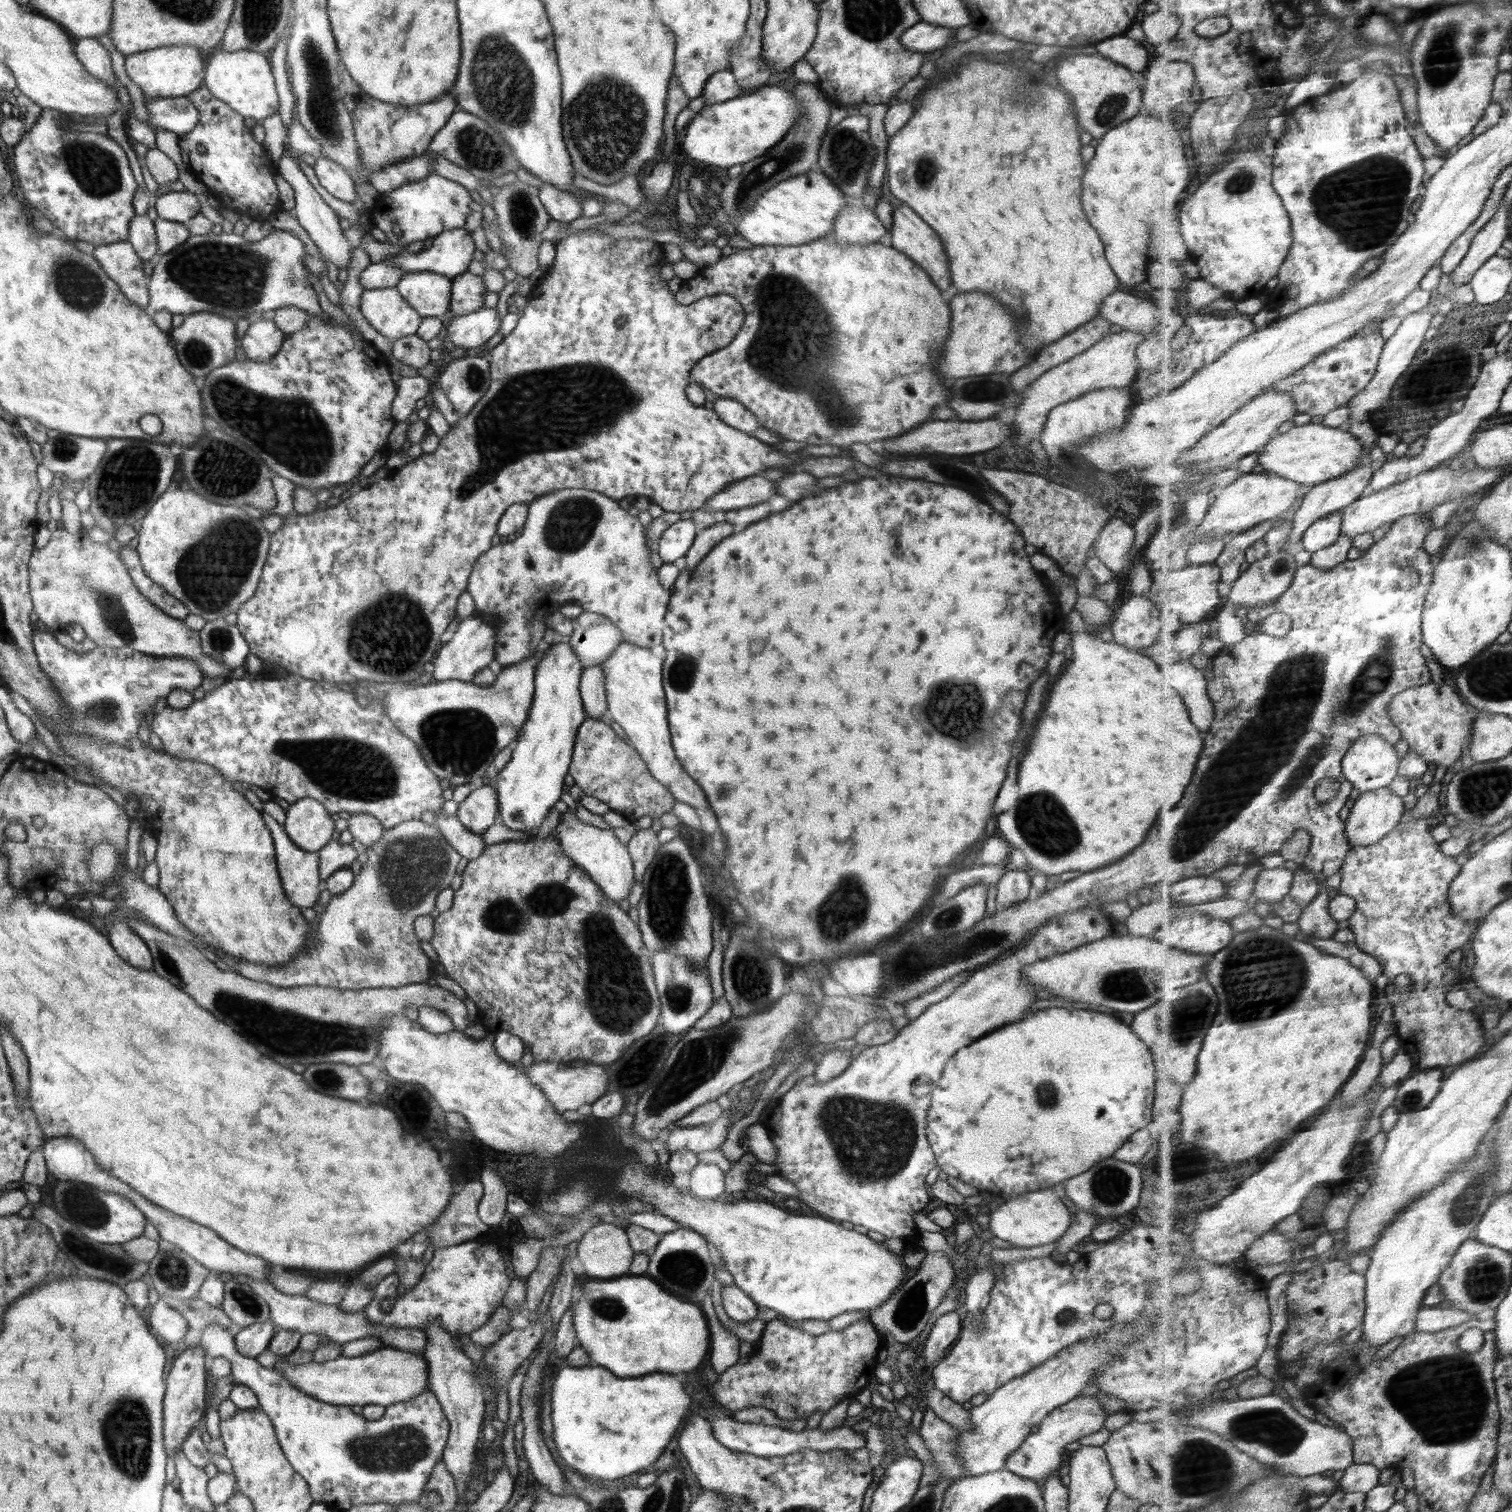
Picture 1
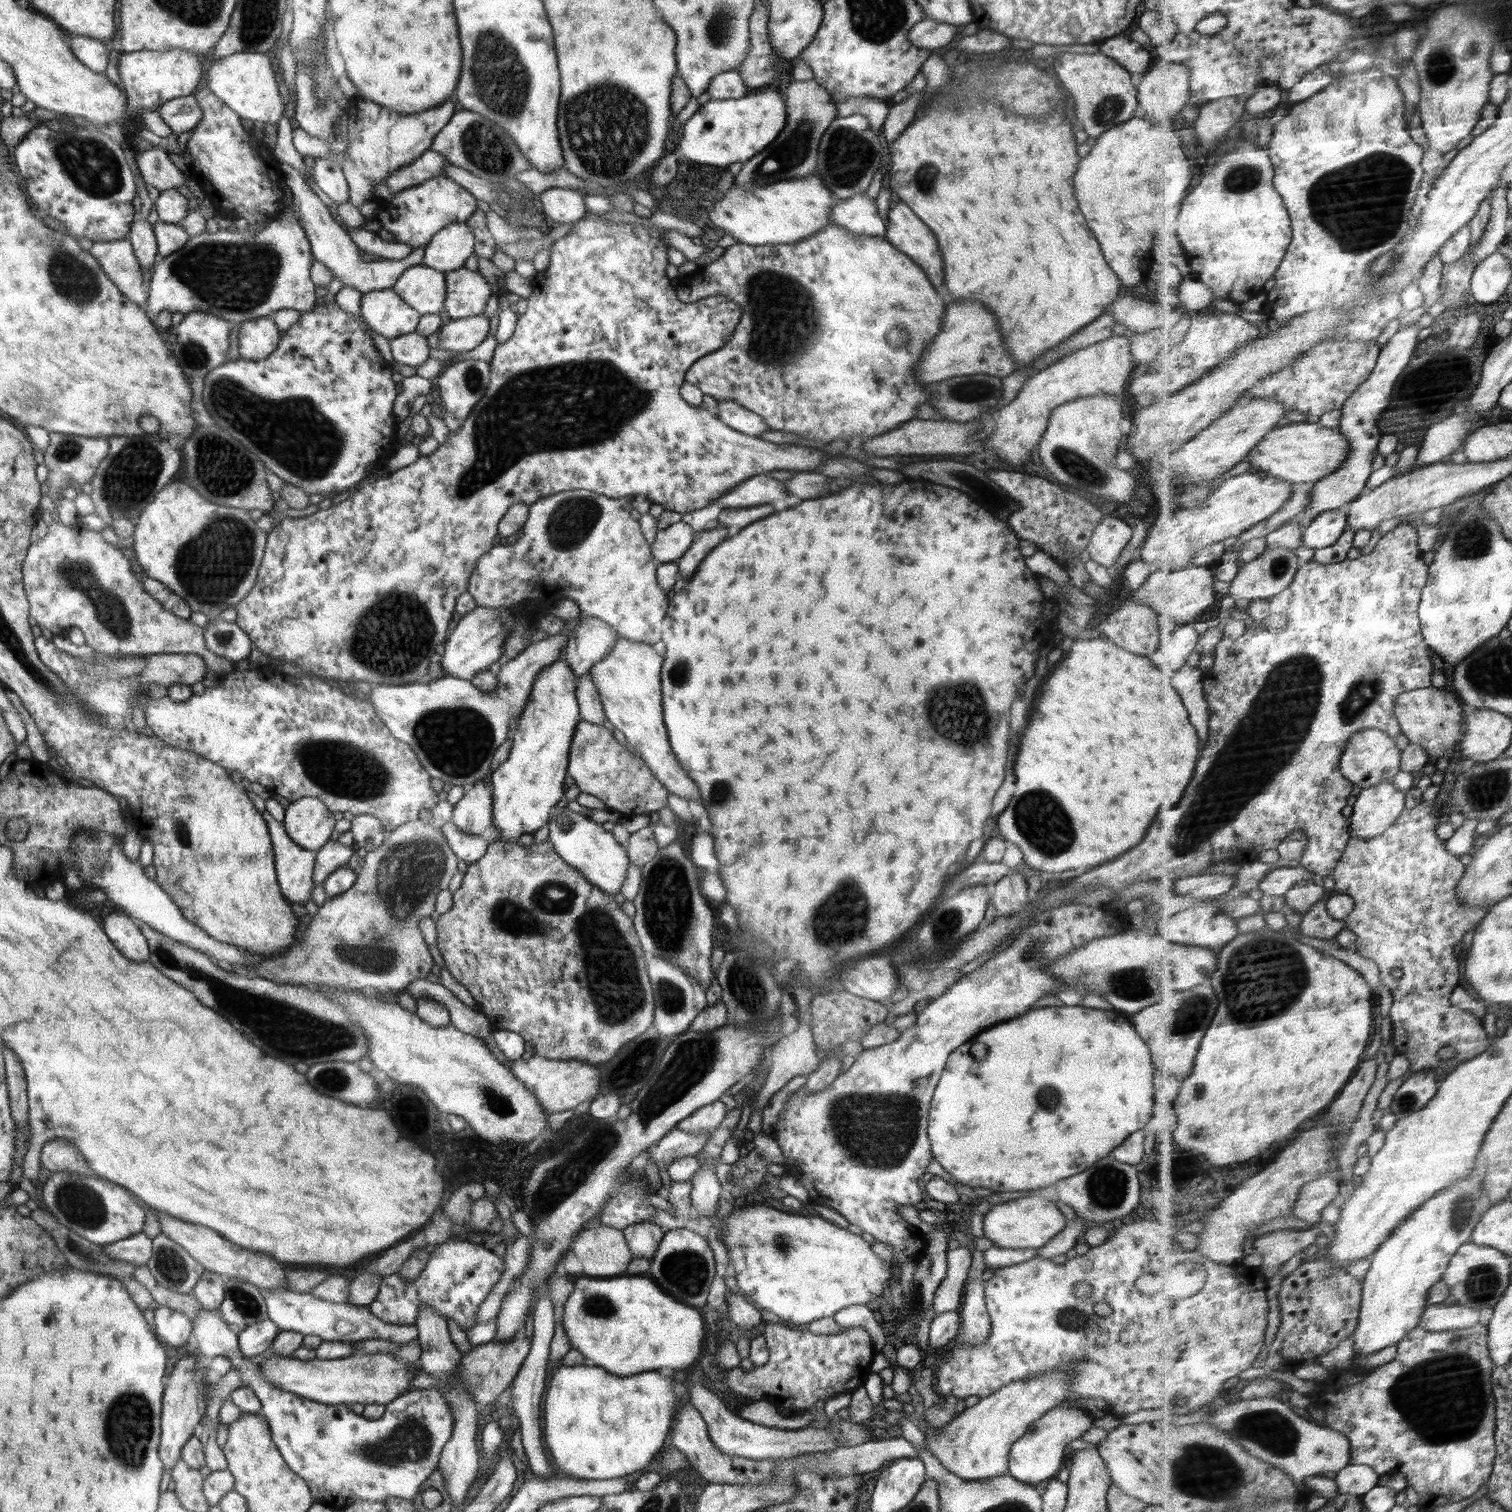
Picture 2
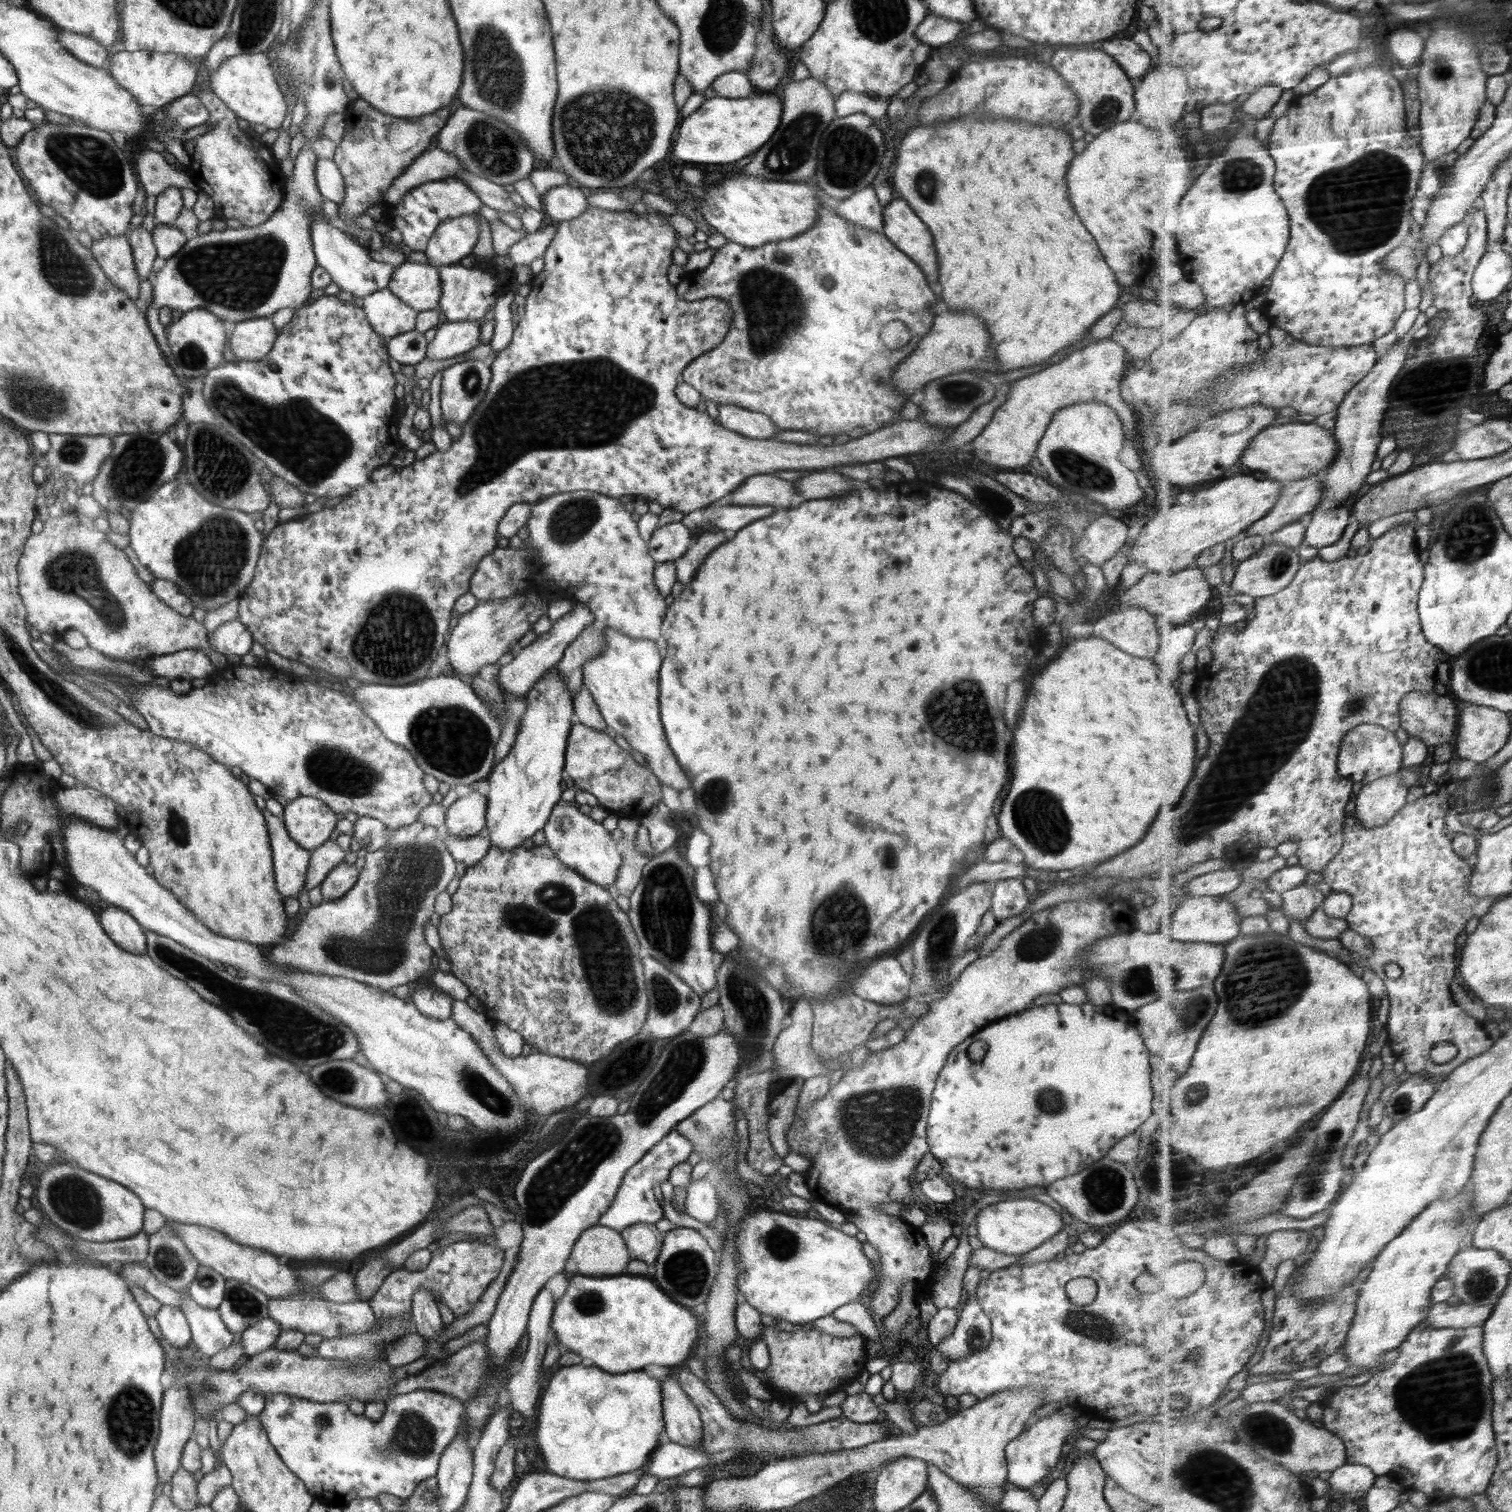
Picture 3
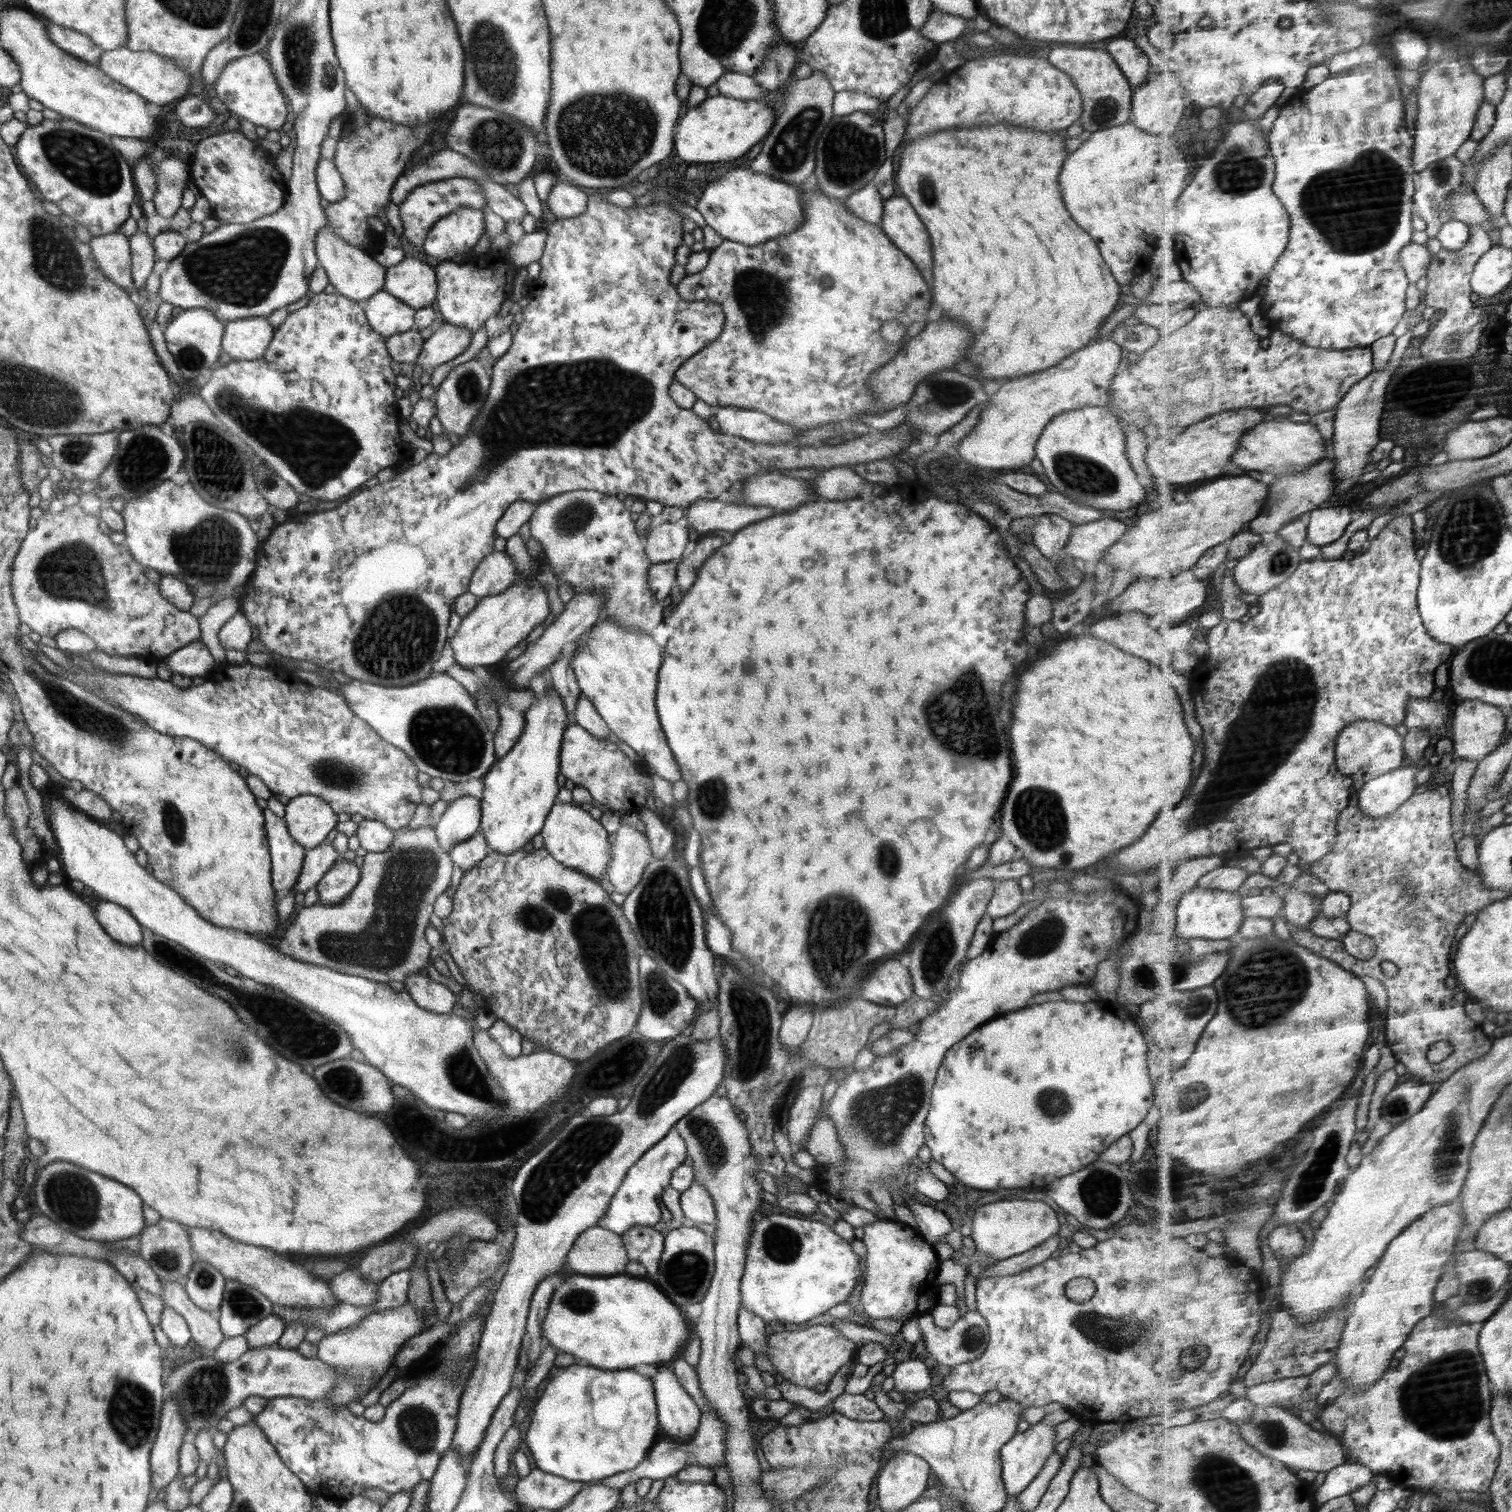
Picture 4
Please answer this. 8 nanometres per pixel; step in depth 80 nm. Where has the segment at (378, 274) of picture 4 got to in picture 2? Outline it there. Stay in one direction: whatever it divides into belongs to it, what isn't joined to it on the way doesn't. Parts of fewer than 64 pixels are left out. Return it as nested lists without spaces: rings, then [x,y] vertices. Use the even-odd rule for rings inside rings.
[[[286,163],[280,164],[278,171],[282,175],[282,182],[293,192],[293,215],[305,230],[311,244],[313,258],[321,262],[329,271],[334,273],[345,285],[352,286],[362,294],[367,292],[391,289],[398,277],[411,266],[418,265],[425,254],[426,246],[418,246],[402,260],[385,259],[379,261],[364,261],[361,251],[354,244],[352,237],[341,224],[338,224],[330,208],[327,207],[314,191],[307,185],[301,172]]]

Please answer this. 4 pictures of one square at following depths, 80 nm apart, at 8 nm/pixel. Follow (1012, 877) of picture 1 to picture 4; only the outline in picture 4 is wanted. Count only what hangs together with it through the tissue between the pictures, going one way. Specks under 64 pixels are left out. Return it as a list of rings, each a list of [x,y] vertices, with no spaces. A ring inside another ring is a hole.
[[[995,879],[995,891],[988,903],[986,915],[990,918],[1002,918],[1016,912],[1024,903],[1019,879]]]

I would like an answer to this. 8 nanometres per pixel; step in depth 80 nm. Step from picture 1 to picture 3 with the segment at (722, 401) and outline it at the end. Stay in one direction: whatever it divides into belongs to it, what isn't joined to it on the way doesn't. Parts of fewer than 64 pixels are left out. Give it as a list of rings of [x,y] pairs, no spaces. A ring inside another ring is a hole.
[[[719,404],[718,422],[724,428],[751,439],[770,440],[780,431],[769,416],[735,404]]]

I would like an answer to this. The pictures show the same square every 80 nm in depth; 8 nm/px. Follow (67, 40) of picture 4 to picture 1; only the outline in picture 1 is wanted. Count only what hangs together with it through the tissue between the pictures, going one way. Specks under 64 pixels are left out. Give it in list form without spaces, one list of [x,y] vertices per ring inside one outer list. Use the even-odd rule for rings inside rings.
[[[73,38],[73,49],[76,58],[84,65],[84,68],[92,75],[105,82],[108,86],[114,87],[114,70],[110,53],[96,38]]]

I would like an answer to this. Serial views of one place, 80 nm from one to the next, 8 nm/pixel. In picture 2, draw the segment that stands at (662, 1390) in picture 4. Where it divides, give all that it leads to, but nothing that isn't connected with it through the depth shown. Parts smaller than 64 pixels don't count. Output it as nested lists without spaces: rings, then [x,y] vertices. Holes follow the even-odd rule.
[[[678,1400],[674,1417],[672,1417],[673,1426],[671,1426],[669,1438],[672,1444],[688,1458],[690,1467],[700,1474],[702,1480],[706,1480],[708,1484],[751,1484],[752,1486],[771,1482],[771,1474],[777,1464],[775,1459],[754,1460],[724,1454],[710,1440],[706,1423],[700,1412],[690,1402],[680,1405]]]

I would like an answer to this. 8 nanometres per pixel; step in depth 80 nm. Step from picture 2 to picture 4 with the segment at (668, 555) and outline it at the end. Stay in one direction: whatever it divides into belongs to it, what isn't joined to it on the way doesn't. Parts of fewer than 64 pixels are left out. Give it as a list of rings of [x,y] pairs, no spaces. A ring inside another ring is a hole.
[[[679,523],[654,525],[644,540],[645,551],[653,564],[676,562],[689,544],[689,532]]]

